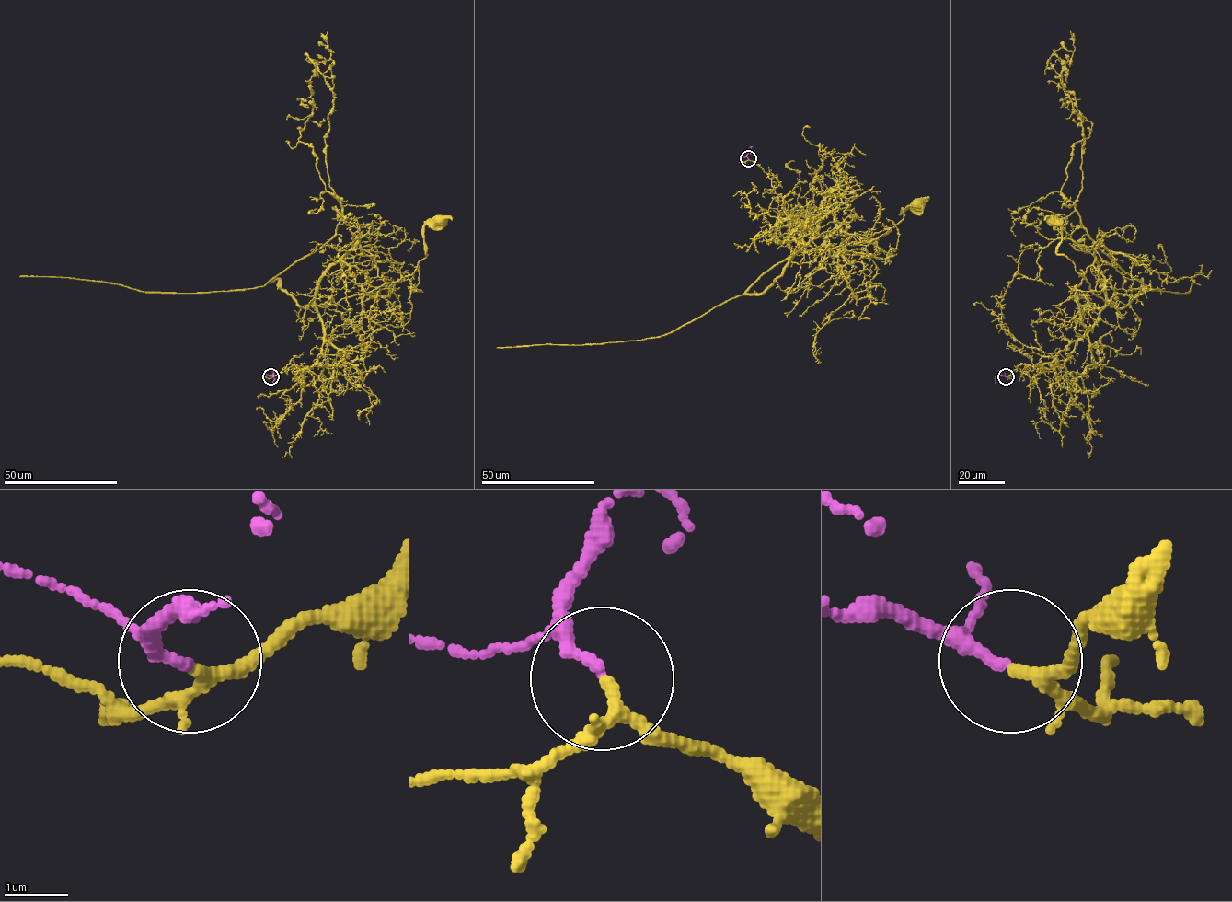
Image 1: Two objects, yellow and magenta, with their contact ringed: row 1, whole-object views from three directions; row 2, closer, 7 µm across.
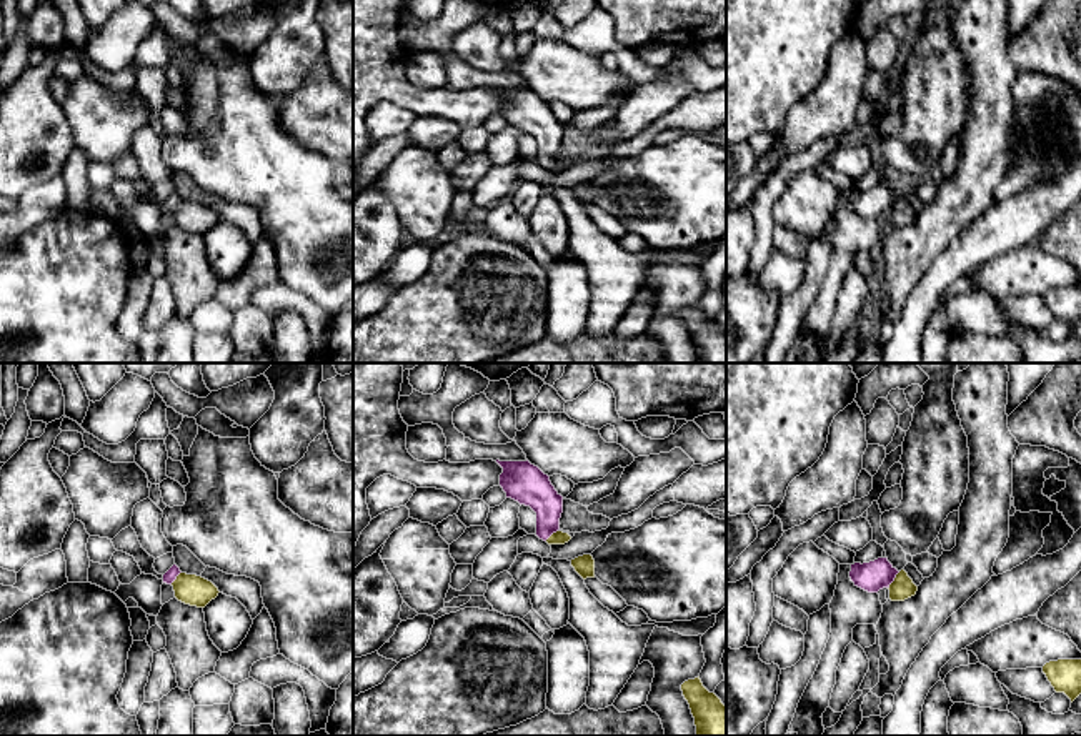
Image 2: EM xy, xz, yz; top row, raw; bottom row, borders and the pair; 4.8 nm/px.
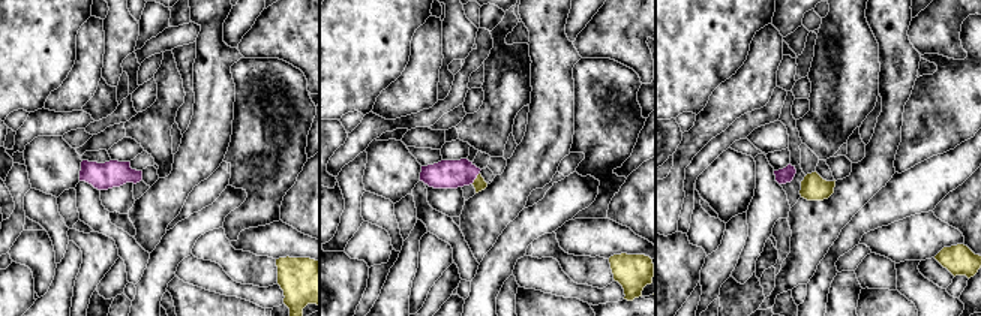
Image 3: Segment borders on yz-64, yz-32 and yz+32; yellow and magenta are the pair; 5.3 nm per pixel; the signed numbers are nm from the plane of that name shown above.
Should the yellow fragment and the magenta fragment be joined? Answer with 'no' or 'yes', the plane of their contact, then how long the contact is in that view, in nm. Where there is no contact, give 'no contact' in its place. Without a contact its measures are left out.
yes | yz | 110 nm

